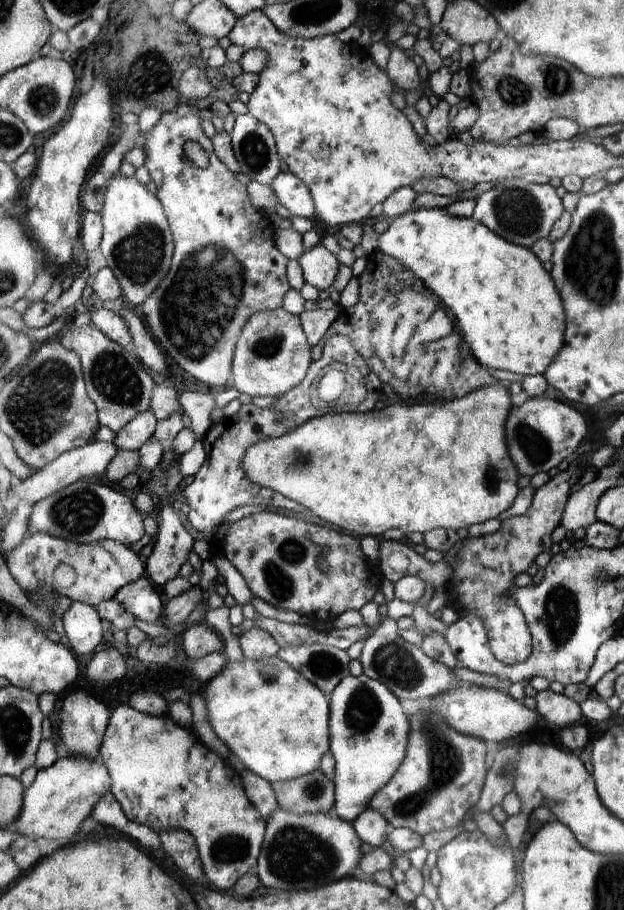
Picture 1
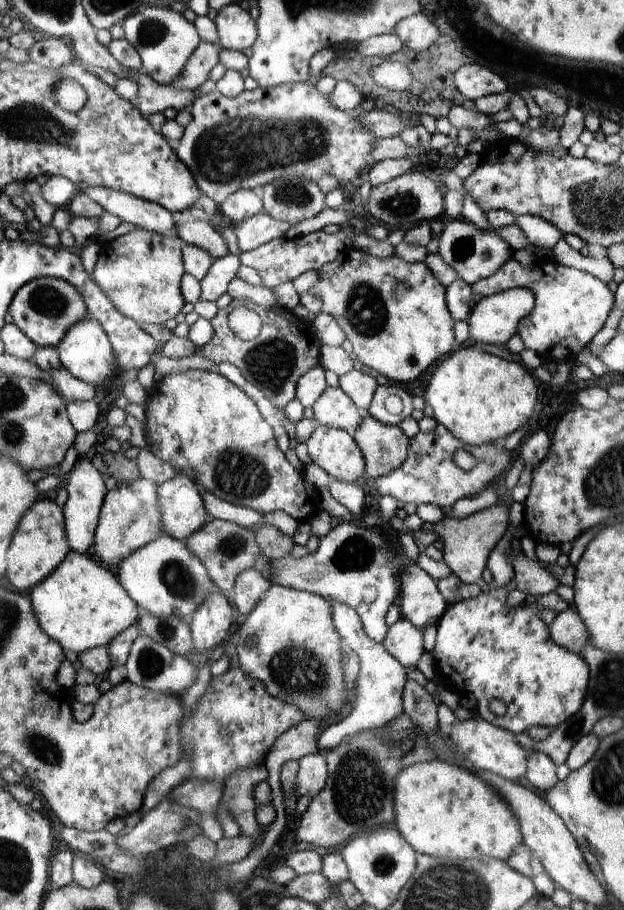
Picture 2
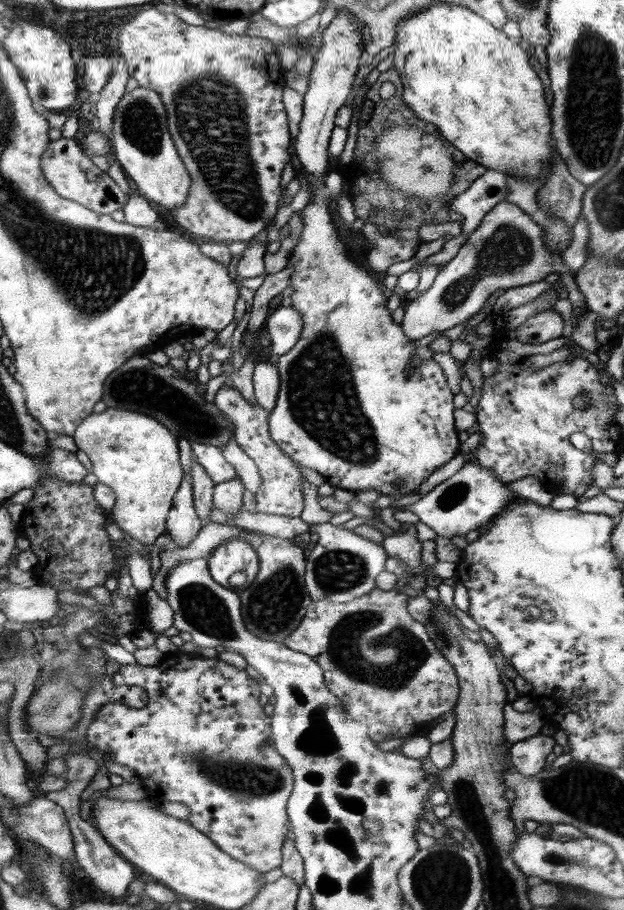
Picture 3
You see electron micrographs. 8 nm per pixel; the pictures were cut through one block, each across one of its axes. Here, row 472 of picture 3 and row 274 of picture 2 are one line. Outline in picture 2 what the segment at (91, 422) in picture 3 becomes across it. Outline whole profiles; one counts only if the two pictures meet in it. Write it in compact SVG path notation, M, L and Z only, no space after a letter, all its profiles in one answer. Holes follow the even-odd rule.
M136 227L124 236L103 243L91 278L96 282L98 288L104 292L108 300L112 302L114 308L139 327L141 323L155 324L155 326L165 325L167 320L178 316L178 313L182 311L185 305L180 290L181 279L185 274L181 256L181 249L184 244L179 237L163 236Z

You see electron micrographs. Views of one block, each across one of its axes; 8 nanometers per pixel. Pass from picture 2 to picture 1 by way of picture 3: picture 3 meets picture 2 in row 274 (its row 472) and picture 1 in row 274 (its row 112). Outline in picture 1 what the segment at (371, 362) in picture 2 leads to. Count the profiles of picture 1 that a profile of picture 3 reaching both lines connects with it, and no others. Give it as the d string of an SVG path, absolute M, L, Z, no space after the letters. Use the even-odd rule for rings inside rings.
M322 243L305 250L298 260L306 283L320 290L330 290L338 274L340 261Z

